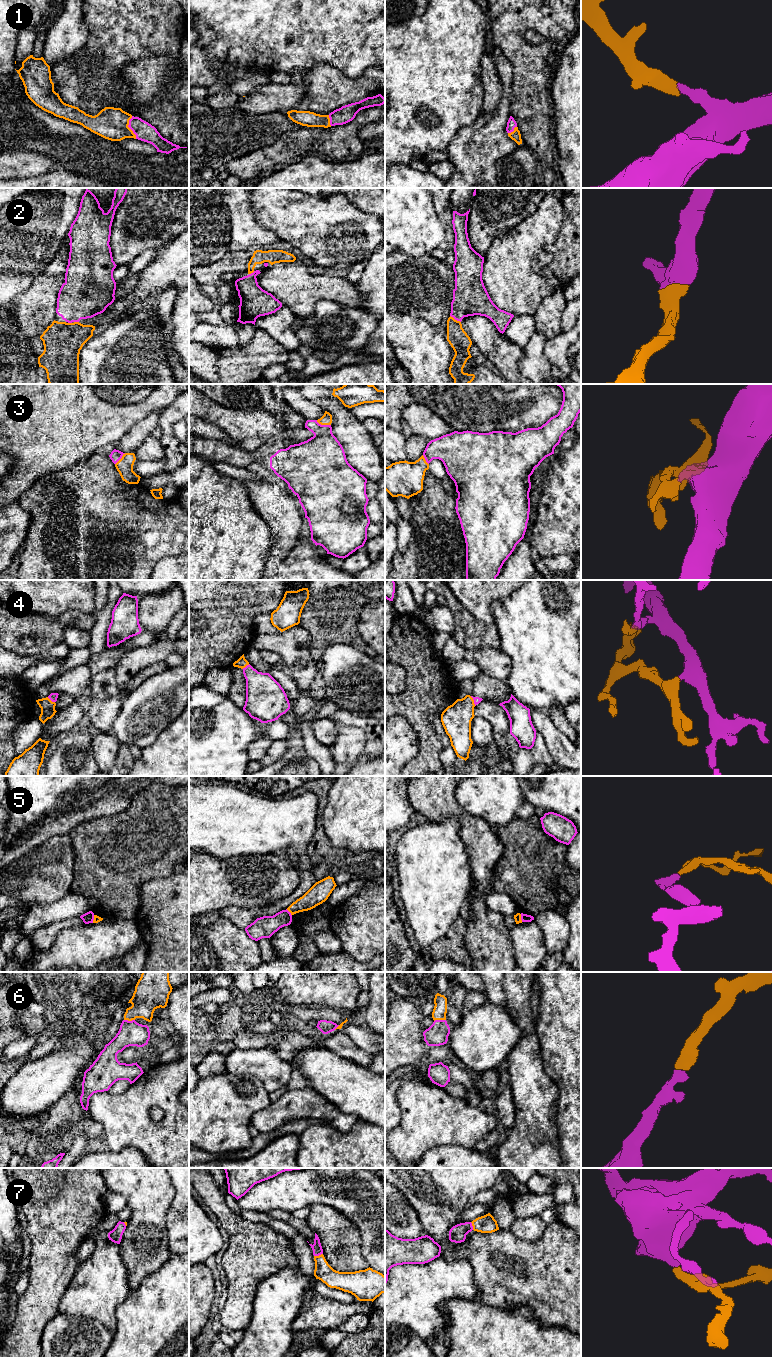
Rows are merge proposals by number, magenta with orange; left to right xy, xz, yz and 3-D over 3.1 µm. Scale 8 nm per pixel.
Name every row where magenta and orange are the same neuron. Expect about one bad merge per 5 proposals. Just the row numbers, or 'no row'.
1, 2, 3, 4, 6, 7

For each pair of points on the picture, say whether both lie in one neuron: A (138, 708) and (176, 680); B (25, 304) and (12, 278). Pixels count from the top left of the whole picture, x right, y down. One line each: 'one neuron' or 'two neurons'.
A: one neuron
B: two neurons

